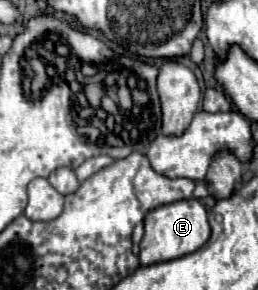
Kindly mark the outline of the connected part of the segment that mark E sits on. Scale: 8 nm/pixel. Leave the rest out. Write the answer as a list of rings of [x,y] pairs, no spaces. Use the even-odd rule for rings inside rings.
[[[178,200],[172,204],[164,204],[154,208],[150,214],[144,218],[144,238],[140,242],[140,264],[150,266],[166,260],[176,260],[188,252],[194,252],[202,248],[208,238],[210,238],[210,224],[208,224],[208,214],[206,208],[196,200]]]

